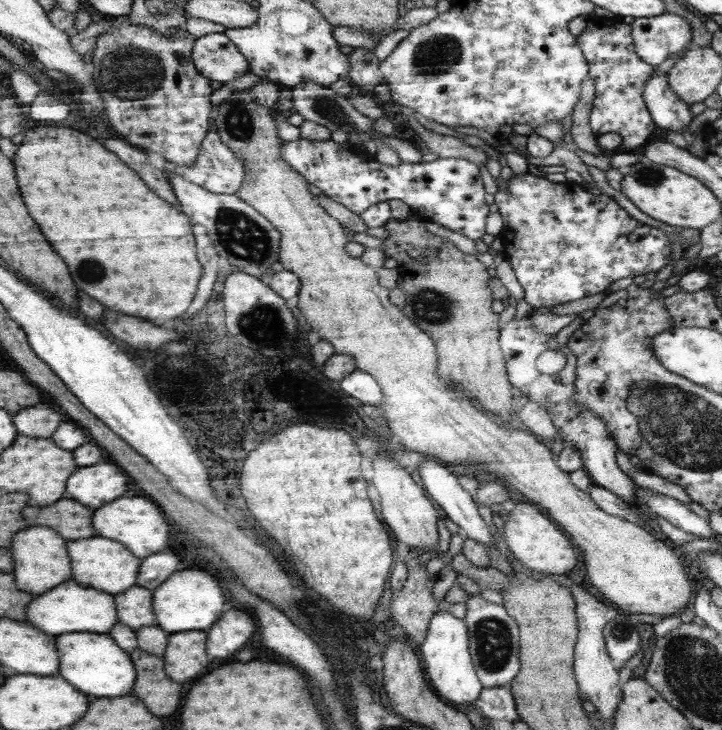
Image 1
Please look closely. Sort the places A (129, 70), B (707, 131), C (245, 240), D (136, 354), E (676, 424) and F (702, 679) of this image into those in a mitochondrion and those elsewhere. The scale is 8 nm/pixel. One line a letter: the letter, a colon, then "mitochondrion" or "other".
A: mitochondrion
B: other
C: mitochondrion
D: other
E: mitochondrion
F: mitochondrion

